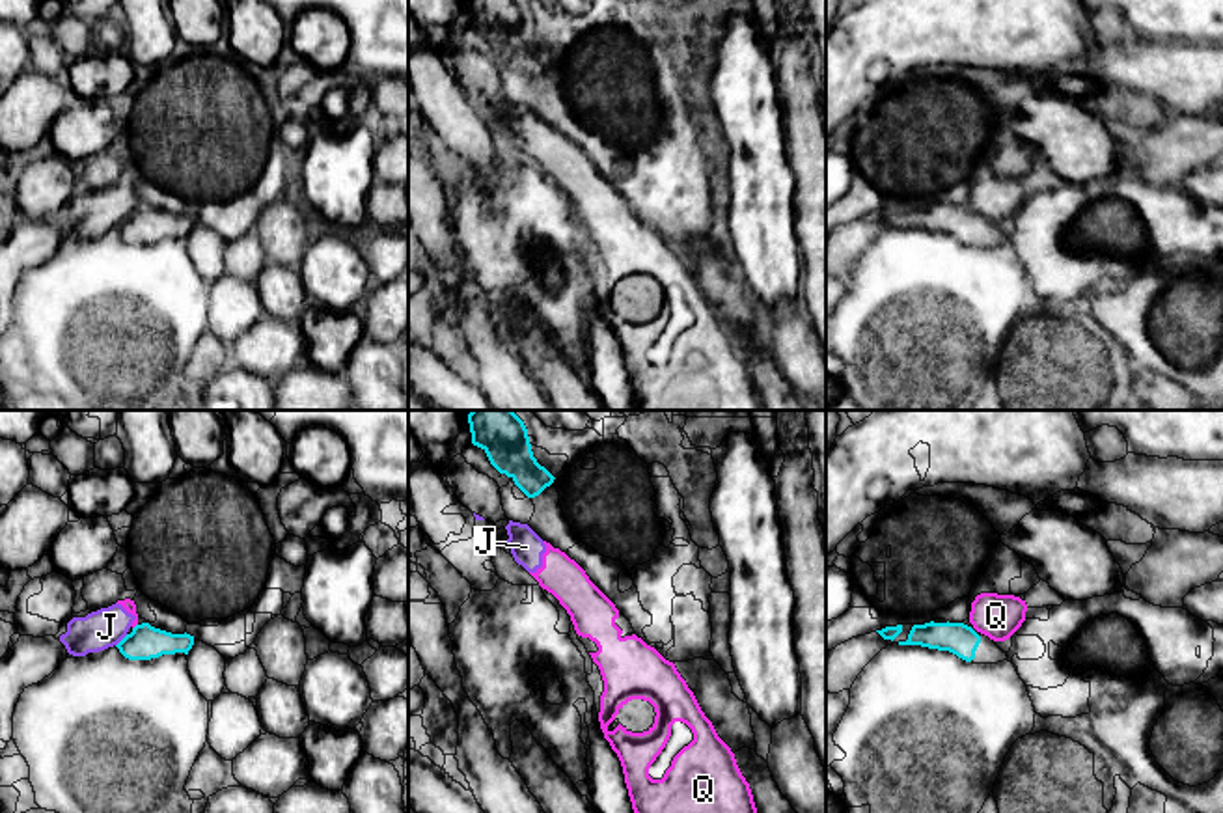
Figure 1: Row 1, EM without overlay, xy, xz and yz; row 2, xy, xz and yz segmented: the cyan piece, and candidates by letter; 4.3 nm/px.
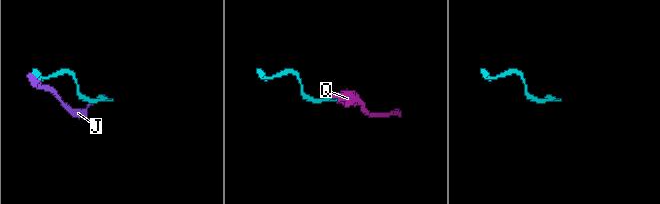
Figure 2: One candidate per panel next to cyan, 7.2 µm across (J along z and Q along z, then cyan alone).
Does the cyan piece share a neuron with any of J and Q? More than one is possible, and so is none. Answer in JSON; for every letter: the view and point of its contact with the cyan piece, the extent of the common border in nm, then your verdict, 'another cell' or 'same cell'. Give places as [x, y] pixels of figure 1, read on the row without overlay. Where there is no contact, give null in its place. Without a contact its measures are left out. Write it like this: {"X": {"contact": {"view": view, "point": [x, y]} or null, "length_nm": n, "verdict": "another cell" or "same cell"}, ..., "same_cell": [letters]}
{"J": {"contact": {"view": "xy", "point": [122, 222]}, "length_nm": 80, "verdict": "another cell"}, "Q": {"contact": {"view": "xy", "point": [135, 209]}, "length_nm": 40, "verdict": "another cell"}, "same_cell": []}

